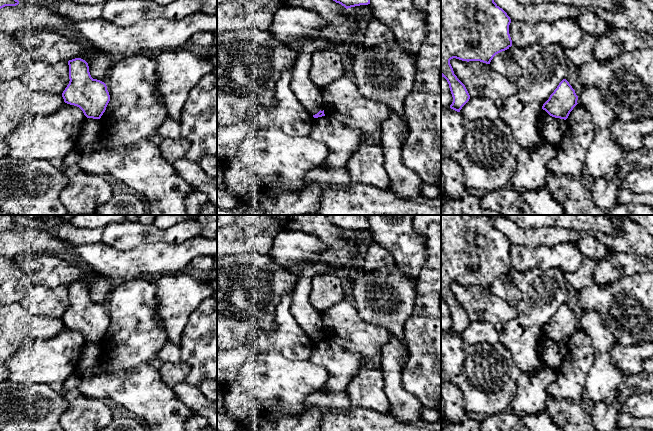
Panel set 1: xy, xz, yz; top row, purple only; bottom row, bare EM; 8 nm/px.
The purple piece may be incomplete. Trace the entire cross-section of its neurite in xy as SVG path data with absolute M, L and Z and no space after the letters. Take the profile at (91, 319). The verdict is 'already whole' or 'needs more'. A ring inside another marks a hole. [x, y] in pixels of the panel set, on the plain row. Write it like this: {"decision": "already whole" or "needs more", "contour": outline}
{"decision": "already whole", "contour": "M83 283L69 284L68 289L70 305L62 317L64 326L79 331L87 342L100 343L110 325L106 308L91 301Z"}

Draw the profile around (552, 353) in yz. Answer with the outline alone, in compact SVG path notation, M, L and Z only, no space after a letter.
M552 340L538 341L538 356L547 366L559 370L567 354L566 344Z

